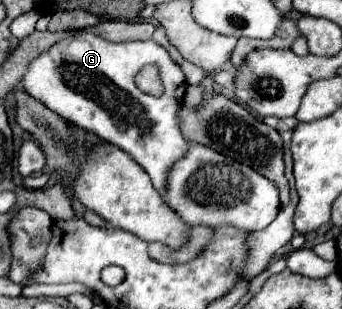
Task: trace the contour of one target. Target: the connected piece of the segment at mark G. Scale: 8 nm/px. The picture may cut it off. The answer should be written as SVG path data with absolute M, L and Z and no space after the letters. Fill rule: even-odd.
M78 31L40 53L28 65L28 71L16 89L42 101L66 121L130 153L150 175L154 189L160 195L166 195L168 171L174 161L180 161L186 155L188 143L180 135L176 117L186 83L180 67L170 59L164 47L154 41L110 43L88 31ZM148 63L154 63L162 71L162 97L146 95L134 83L134 75Z

